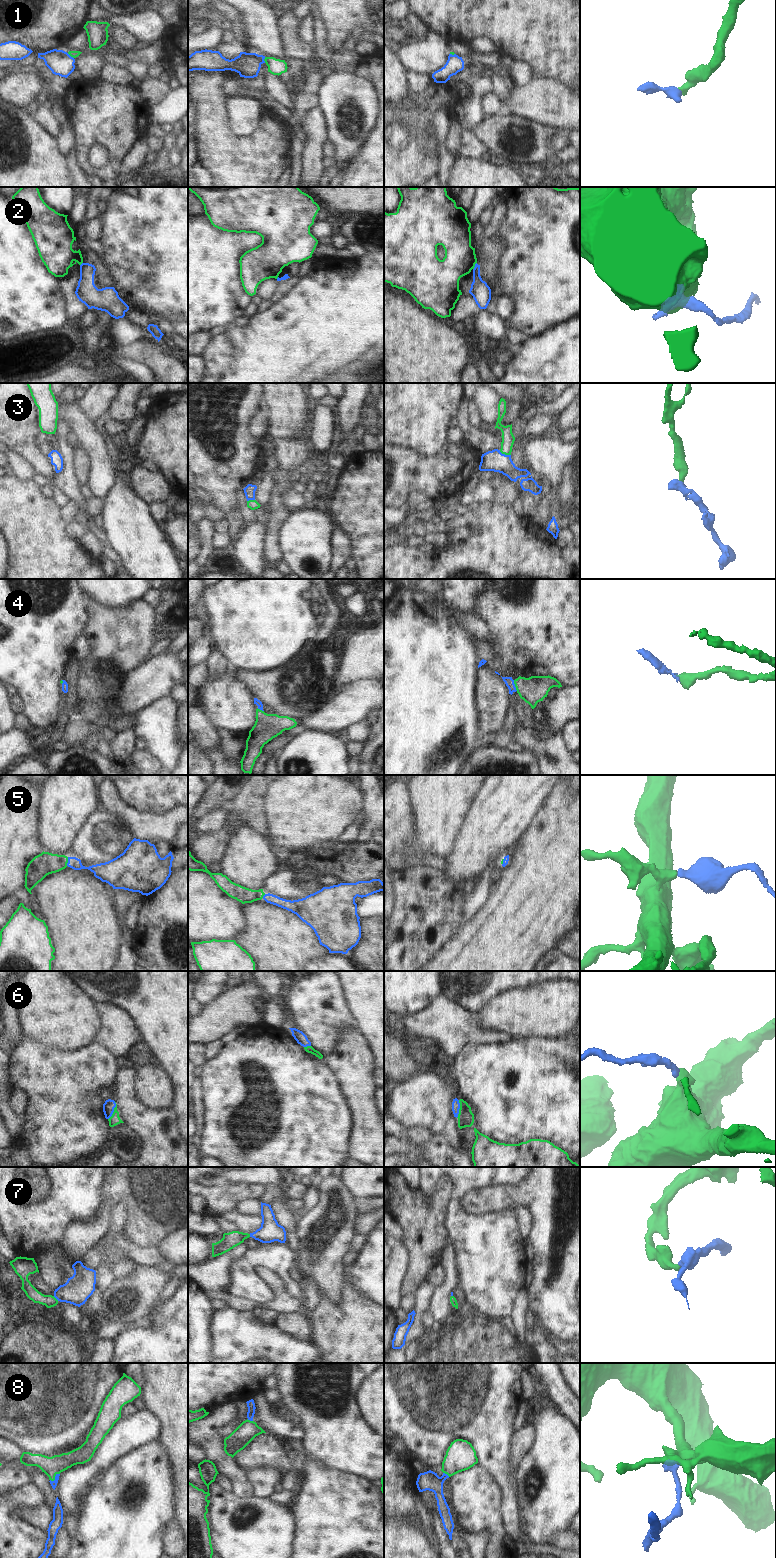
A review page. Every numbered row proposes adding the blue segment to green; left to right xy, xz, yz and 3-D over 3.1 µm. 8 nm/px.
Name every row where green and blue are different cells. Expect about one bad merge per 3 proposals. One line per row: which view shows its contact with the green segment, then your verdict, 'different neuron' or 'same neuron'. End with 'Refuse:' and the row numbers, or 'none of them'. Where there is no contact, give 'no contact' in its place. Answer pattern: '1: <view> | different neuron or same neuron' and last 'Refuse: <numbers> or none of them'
1: xy | different neuron
2: yz | different neuron
3: yz | same neuron
4: yz | same neuron
5: xy | same neuron
6: yz | same neuron
7: xy | same neuron
8: xy | same neuron
Refuse: 1, 2

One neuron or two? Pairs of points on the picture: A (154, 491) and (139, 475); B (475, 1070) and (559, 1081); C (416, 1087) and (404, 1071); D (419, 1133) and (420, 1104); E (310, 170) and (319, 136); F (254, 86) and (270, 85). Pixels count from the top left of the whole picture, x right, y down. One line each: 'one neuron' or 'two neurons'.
A: one neuron
B: one neuron
C: two neurons
D: two neurons
E: one neuron
F: two neurons

